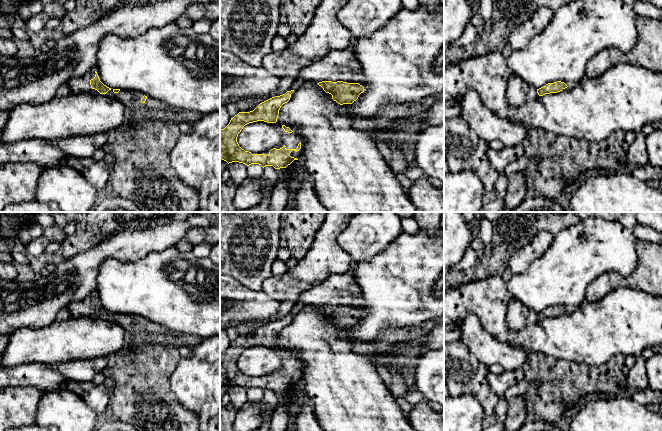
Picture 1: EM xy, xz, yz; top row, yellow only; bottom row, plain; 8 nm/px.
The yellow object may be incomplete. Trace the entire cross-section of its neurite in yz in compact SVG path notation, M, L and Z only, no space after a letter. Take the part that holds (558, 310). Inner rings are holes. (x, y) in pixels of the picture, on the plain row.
M511 300L507 307L506 322L511 331L520 331L545 318L557 317L568 310L561 305L548 307L537 313L517 300Z

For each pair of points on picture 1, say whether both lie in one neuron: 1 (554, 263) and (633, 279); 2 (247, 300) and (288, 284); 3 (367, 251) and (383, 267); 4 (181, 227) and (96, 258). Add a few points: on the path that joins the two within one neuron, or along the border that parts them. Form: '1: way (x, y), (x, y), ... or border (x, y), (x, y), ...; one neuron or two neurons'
1: border (626, 275), (617, 272), (603, 272), (586, 289); two neurons
2: border (261, 290), (280, 303); two neurons
3: border (391, 242), (370, 259), (359, 260), (353, 263); two neurons
4: way (160, 238), (146, 240), (129, 246), (117, 246); one neuron

